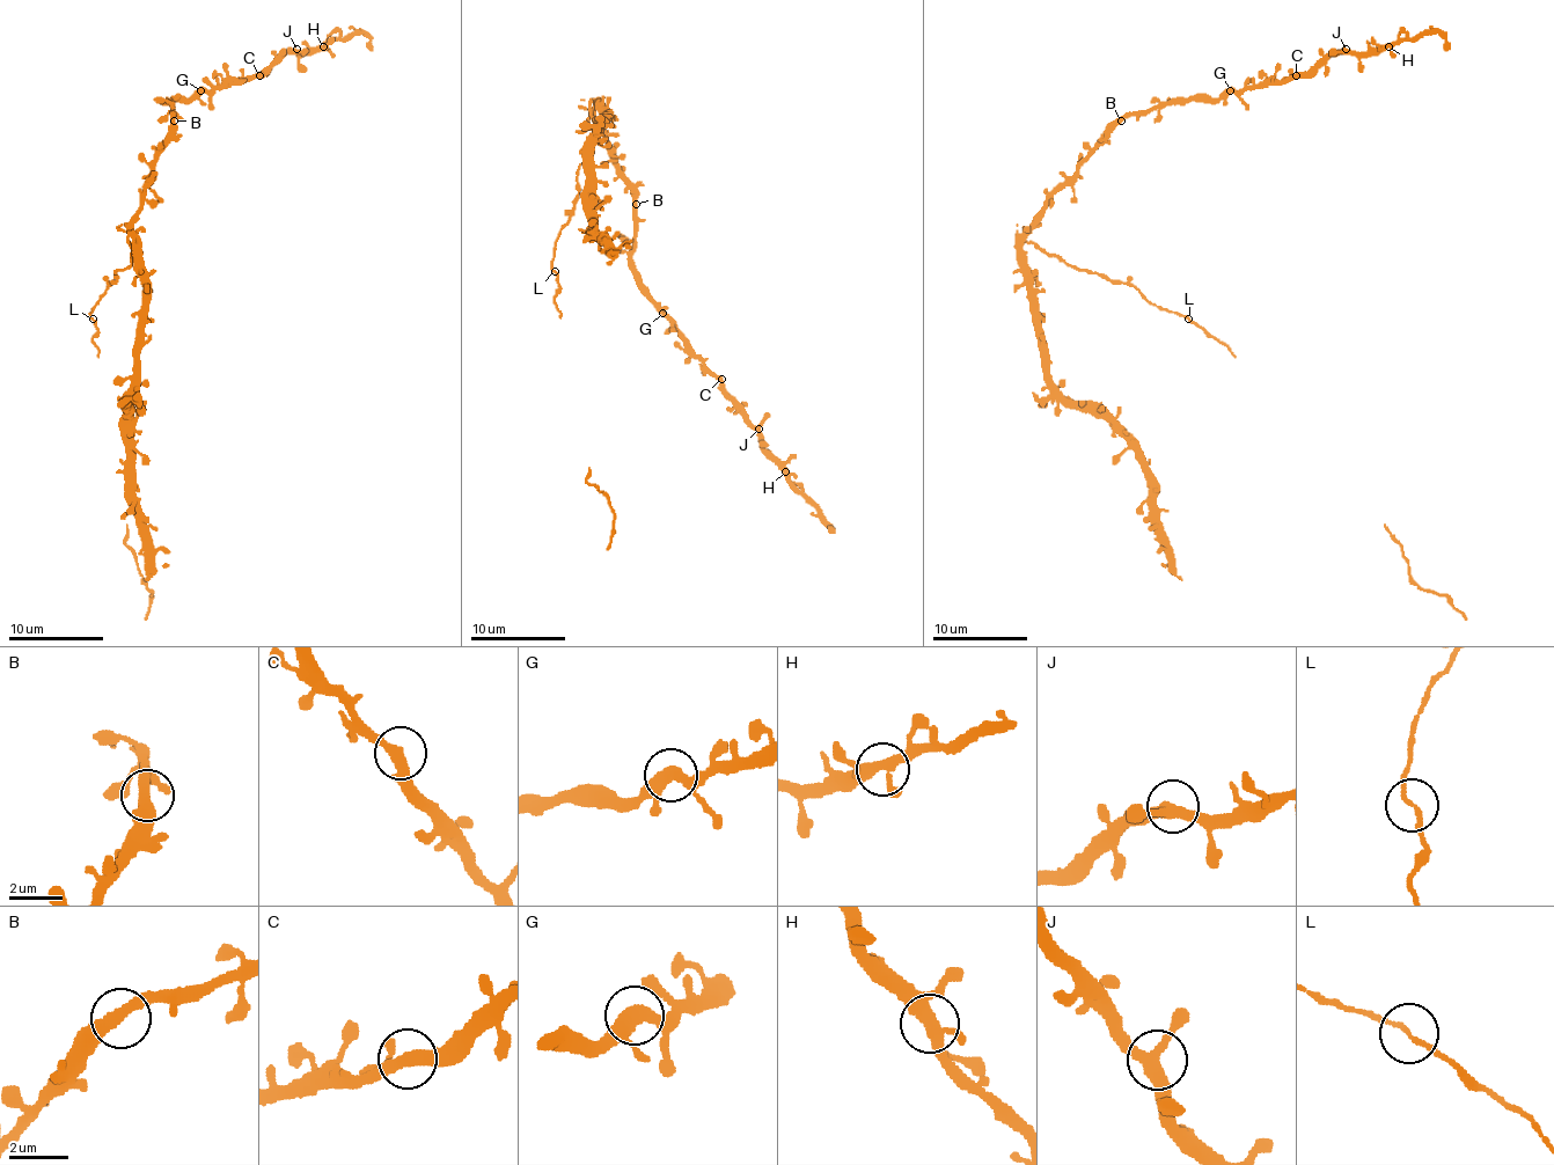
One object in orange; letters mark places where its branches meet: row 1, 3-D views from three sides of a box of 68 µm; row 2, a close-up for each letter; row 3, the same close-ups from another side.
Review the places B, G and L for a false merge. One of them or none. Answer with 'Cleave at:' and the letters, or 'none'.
Cleave at: none

